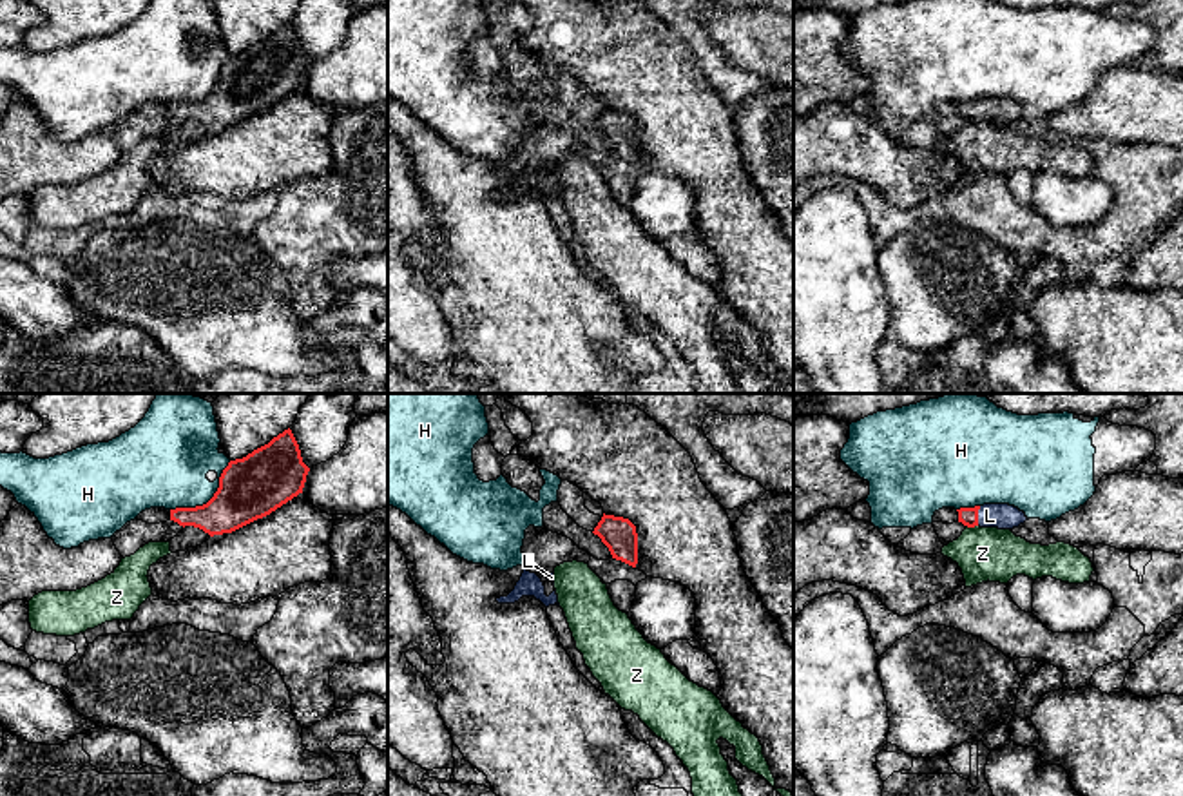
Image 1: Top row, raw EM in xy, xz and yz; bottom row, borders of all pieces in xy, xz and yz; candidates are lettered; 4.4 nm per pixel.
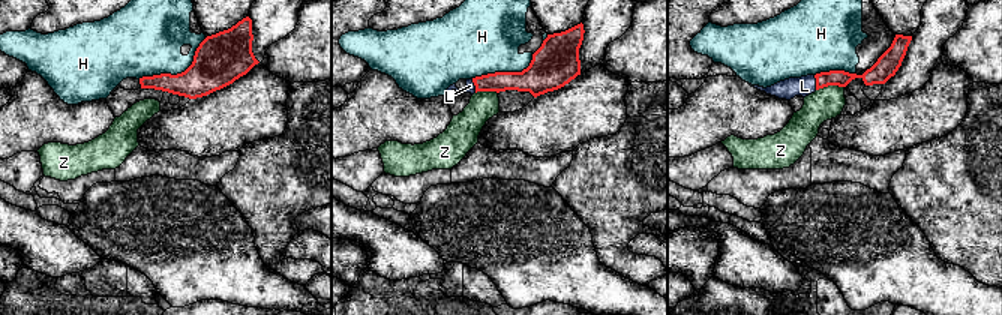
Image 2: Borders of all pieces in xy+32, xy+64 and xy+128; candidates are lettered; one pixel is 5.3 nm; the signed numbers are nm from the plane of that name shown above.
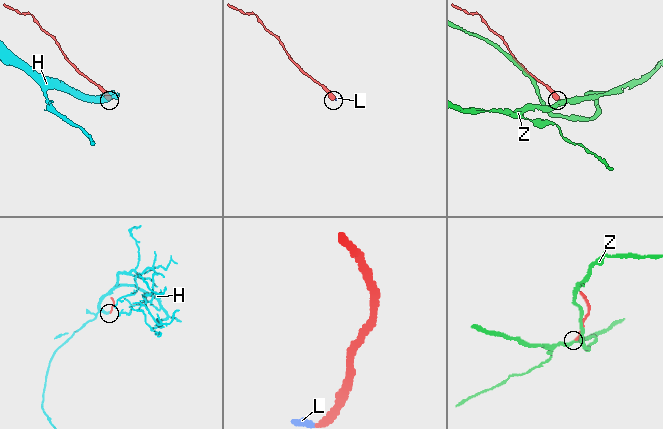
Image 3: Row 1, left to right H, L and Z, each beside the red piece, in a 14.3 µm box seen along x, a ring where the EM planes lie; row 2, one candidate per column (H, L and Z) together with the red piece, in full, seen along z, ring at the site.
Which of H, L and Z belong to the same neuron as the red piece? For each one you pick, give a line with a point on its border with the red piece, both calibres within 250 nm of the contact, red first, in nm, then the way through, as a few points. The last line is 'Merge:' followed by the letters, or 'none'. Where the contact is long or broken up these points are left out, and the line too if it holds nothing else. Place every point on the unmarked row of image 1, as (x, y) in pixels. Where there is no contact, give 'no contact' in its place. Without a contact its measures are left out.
L: meets red in yz at (977, 109); 80 nm thick on the red side, 110 nm on the other; runs through yz (966, 109), (977, 109), (990, 109)
Merge: L

